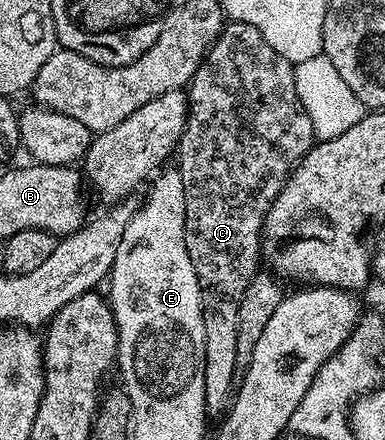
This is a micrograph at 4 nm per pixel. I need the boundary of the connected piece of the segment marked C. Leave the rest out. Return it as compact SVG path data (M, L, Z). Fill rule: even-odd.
M228 22L217 41L207 50L203 64L195 70L187 91L187 124L183 135L179 138L177 170L185 189L185 249L189 249L189 261L193 261L193 273L197 273L197 285L201 289L201 305L205 321L205 405L208 416L219 417L226 412L233 397L233 388L237 383L237 316L241 309L241 297L245 297L245 289L249 289L249 281L253 281L256 271L261 267L261 244L263 242L263 222L273 205L273 201L281 193L295 166L310 153L317 140L313 133L313 121L309 121L309 113L305 113L305 105L297 97L295 84L295 68L253 25Z

